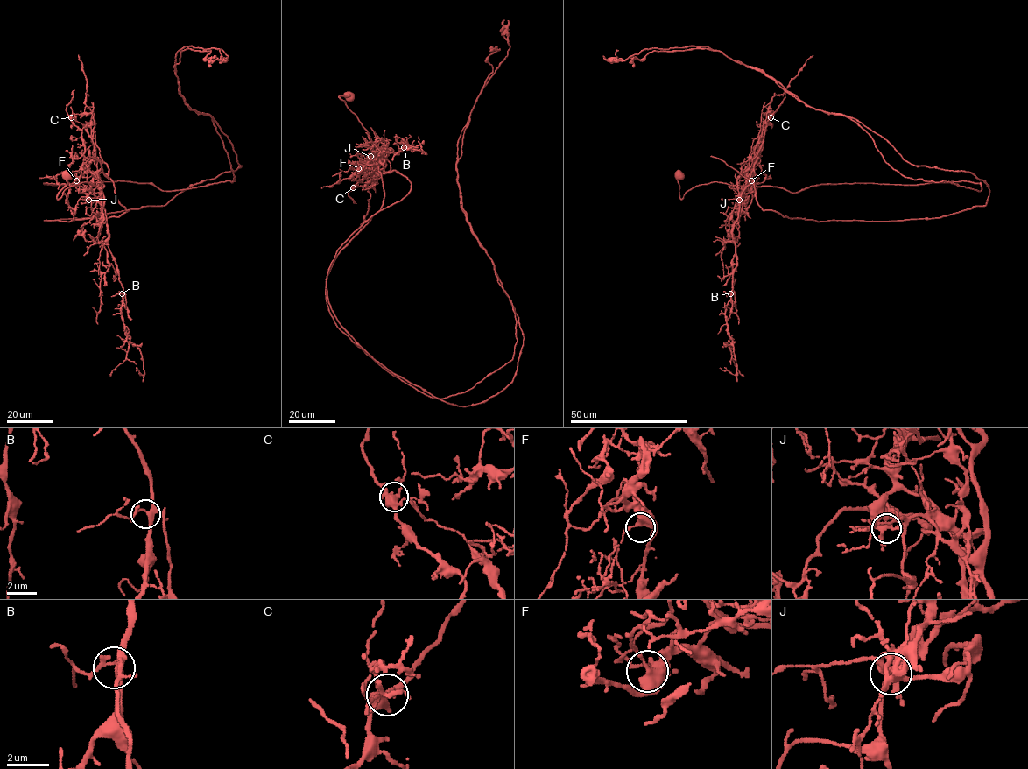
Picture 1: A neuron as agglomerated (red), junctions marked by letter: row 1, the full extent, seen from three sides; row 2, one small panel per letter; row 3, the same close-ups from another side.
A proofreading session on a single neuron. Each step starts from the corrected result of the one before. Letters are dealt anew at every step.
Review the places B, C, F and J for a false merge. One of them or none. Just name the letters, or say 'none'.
J

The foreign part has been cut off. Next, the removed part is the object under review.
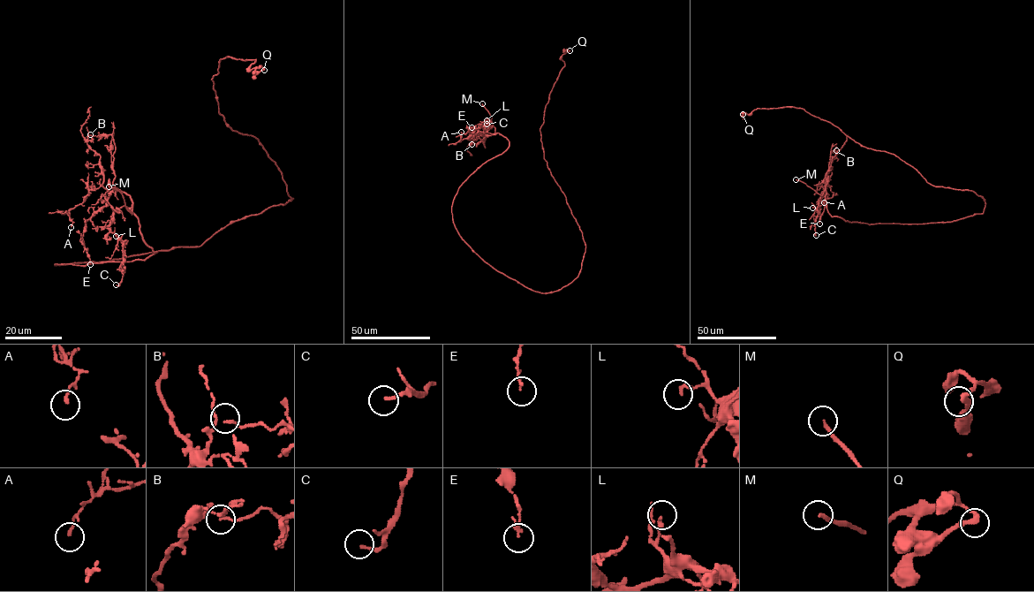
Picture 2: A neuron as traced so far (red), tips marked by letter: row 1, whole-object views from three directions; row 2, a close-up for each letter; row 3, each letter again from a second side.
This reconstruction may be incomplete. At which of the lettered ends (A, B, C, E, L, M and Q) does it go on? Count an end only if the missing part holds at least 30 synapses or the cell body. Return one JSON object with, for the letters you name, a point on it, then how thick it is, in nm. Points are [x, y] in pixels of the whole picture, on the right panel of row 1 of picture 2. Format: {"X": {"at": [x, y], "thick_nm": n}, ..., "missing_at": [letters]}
{"M": {"at": [796, 179], "thick_nm": 180}, "missing_at": ["M"]}

